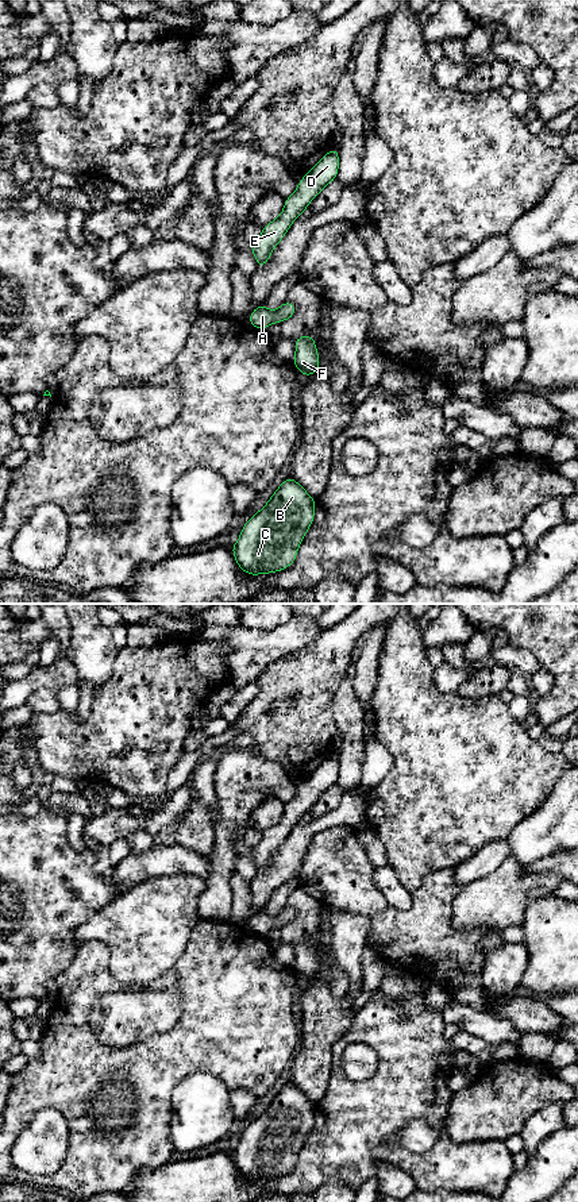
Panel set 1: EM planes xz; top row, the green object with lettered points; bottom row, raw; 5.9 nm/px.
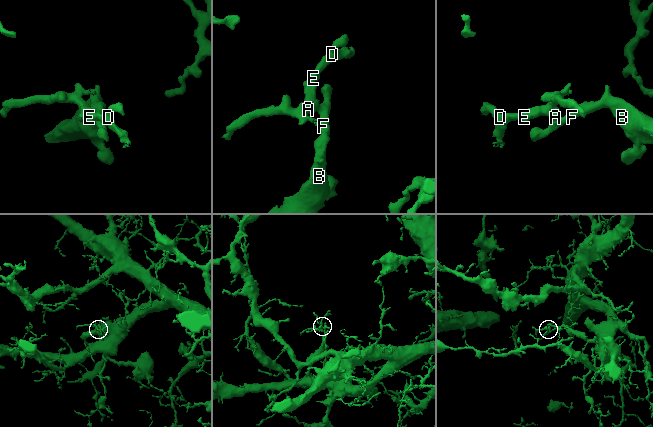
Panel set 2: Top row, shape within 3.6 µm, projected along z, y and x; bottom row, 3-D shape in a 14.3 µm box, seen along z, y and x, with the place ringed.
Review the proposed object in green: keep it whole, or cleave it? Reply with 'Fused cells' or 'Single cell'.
Single cell

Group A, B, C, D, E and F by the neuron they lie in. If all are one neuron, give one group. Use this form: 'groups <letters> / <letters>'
groups A B C D E F

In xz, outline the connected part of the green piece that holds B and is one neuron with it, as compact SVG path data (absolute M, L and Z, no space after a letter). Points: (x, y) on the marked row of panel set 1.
M292 477L273 493L267 504L242 527L239 540L231 546L235 562L248 575L270 574L288 569L315 519L316 498Z

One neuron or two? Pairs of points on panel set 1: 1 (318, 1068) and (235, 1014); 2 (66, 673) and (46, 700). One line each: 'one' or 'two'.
1: two
2: two

